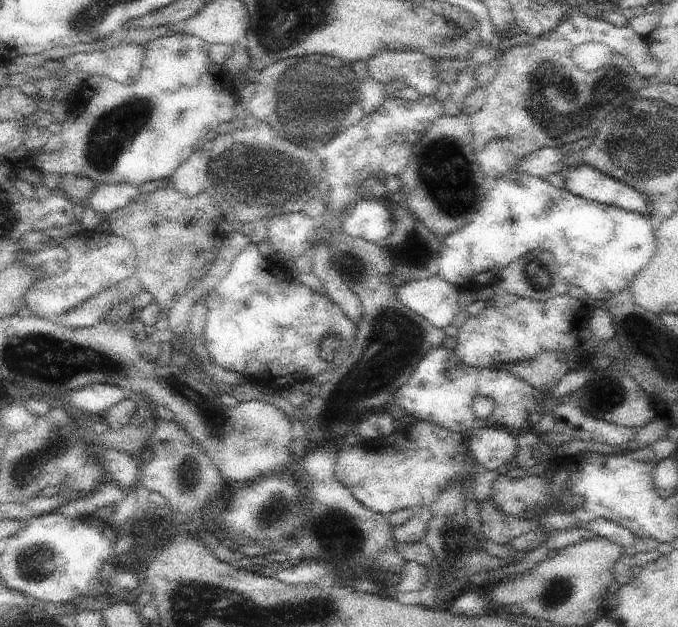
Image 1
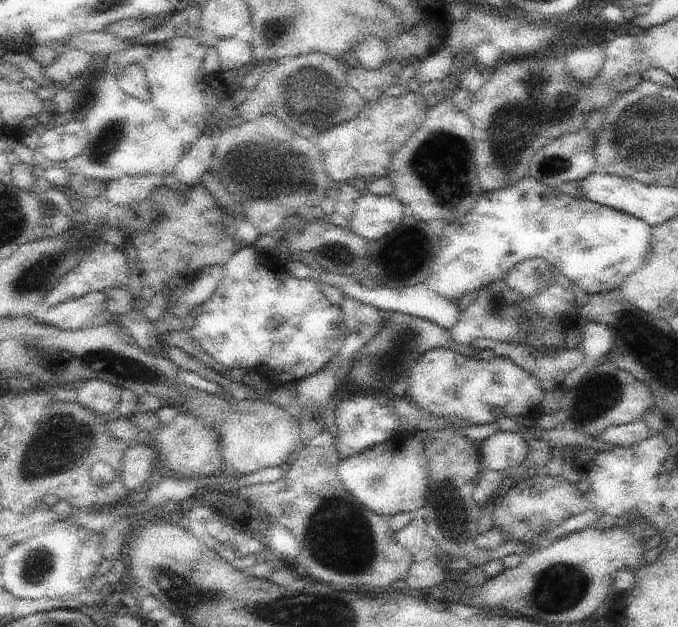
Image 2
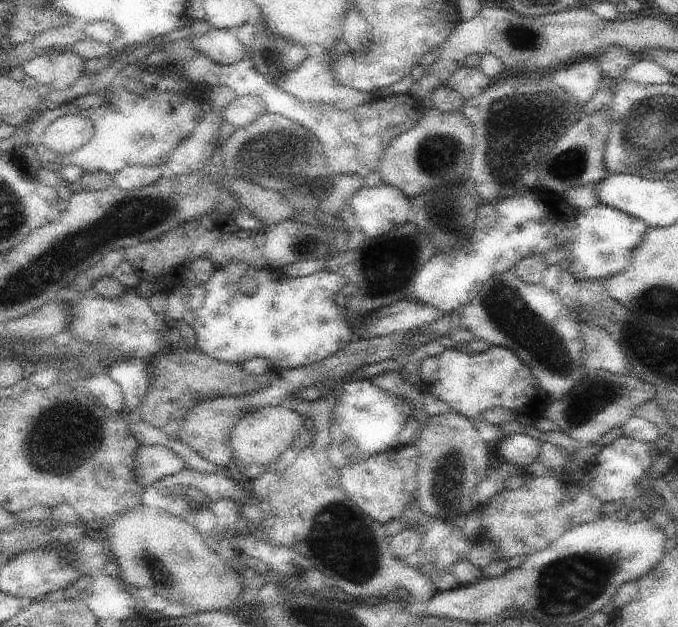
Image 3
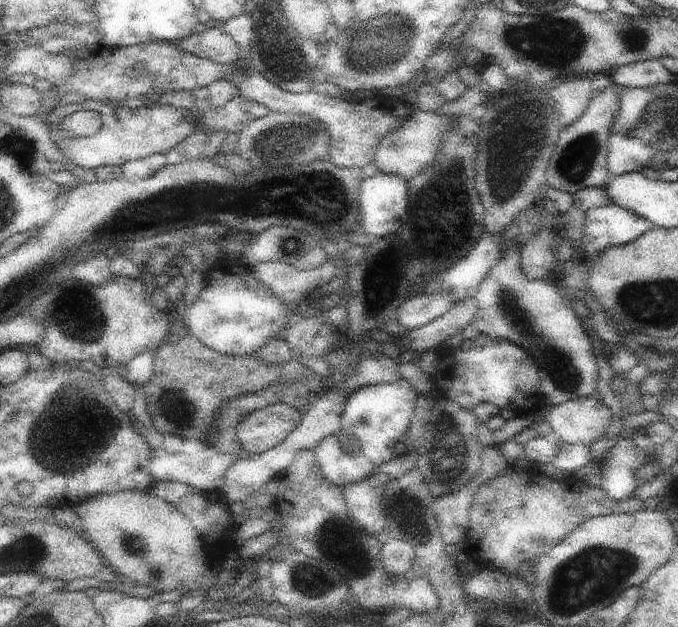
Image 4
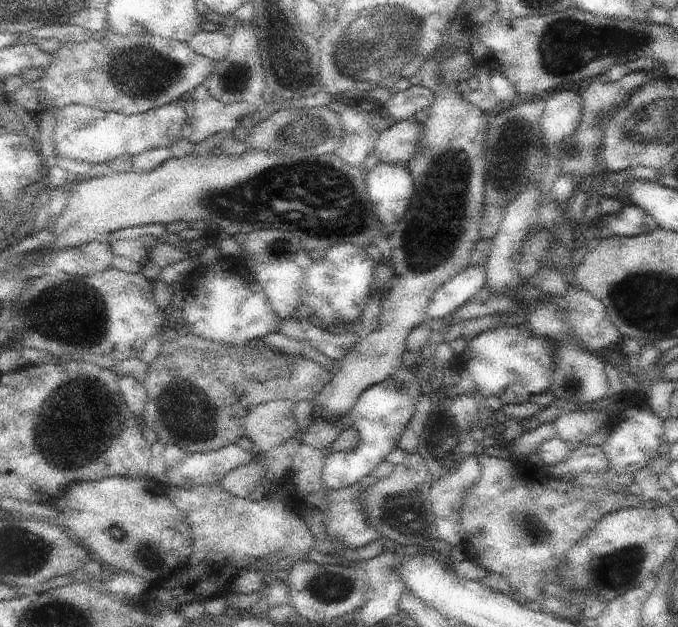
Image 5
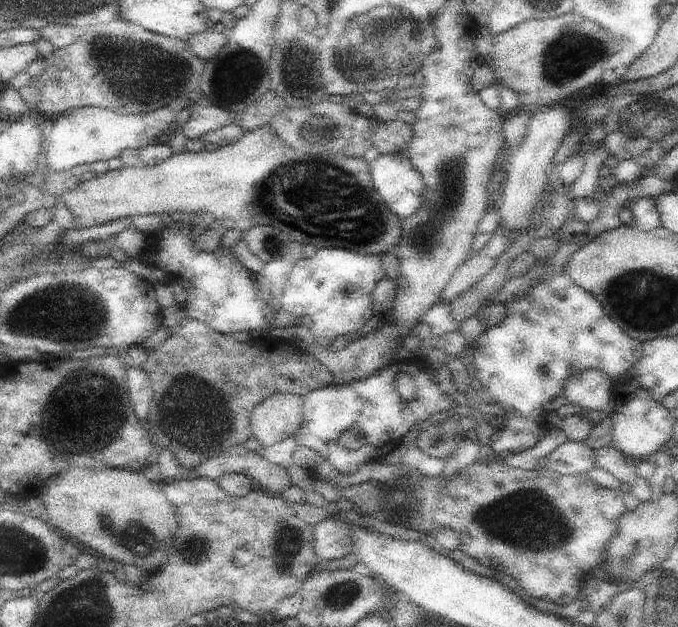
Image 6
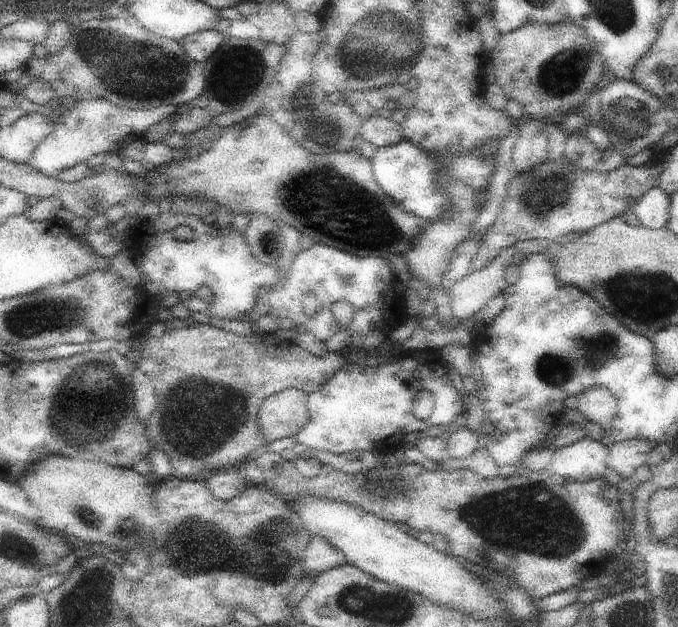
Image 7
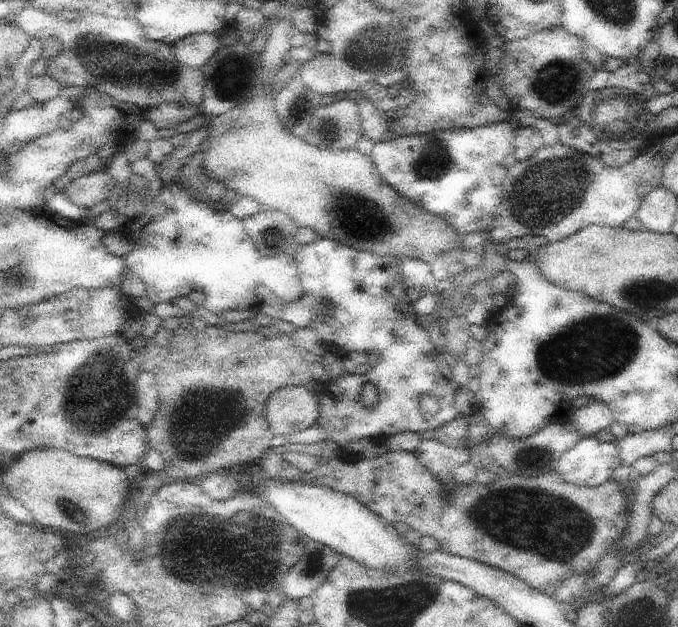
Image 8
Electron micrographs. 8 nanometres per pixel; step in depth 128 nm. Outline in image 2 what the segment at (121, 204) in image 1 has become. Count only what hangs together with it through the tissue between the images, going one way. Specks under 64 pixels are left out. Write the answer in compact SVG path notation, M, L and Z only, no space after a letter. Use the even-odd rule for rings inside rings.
M144 175L141 177L124 176L107 183L104 198L111 205L130 204L148 199L152 190L162 184L162 178Z

